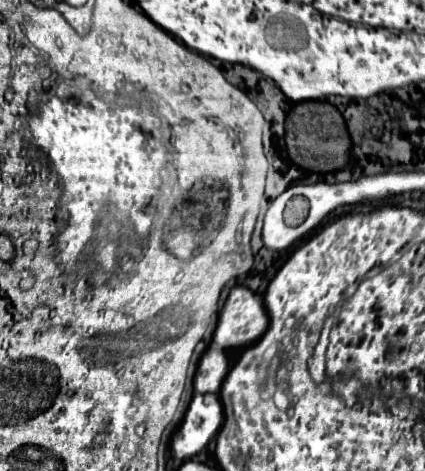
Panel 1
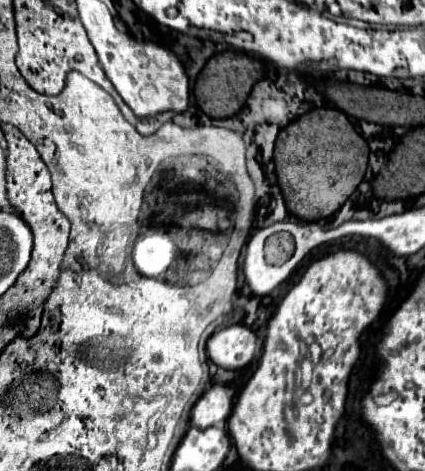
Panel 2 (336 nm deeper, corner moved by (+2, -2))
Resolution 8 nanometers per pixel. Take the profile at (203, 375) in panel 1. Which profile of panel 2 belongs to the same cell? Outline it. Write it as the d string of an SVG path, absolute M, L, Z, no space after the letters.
M214 385L192 407L192 425L198 429L222 427L230 417L232 399L234 391L230 387Z

